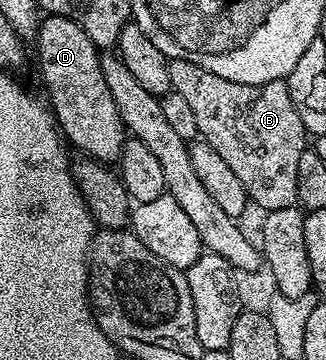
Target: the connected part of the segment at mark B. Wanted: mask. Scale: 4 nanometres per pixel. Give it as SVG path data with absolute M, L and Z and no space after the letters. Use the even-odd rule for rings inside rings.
M182 59L169 60L169 72L171 73L172 90L177 91L179 97L187 100L187 105L195 113L195 125L197 126L198 136L204 142L209 143L211 149L215 149L215 153L219 153L219 157L223 157L223 162L235 172L235 177L239 177L239 181L243 181L243 189L248 193L250 200L254 204L258 203L261 206L260 210L262 212L274 211L275 209L287 209L288 207L294 206L298 202L296 177L298 176L299 157L307 148L307 132L303 121L299 121L299 113L295 113L295 105L291 101L288 82L285 79L276 79L263 85L243 85L239 81L227 81L227 77L215 77L215 73L211 73L207 69L195 65L195 61L183 61Z

